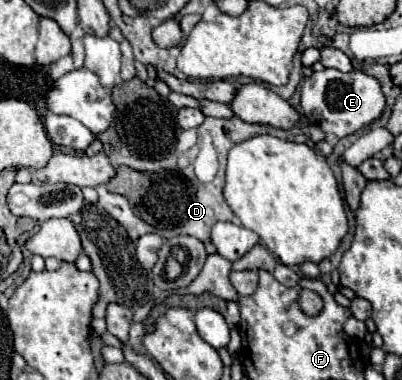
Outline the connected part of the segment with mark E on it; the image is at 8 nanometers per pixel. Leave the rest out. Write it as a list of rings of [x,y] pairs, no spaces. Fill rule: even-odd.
[[[324,68],[322,72],[314,72],[302,84],[302,114],[310,124],[320,126],[324,132],[334,132],[338,138],[350,136],[360,128],[378,120],[386,108],[386,98],[382,94],[382,86],[374,76],[364,72],[340,72],[334,68]]]

